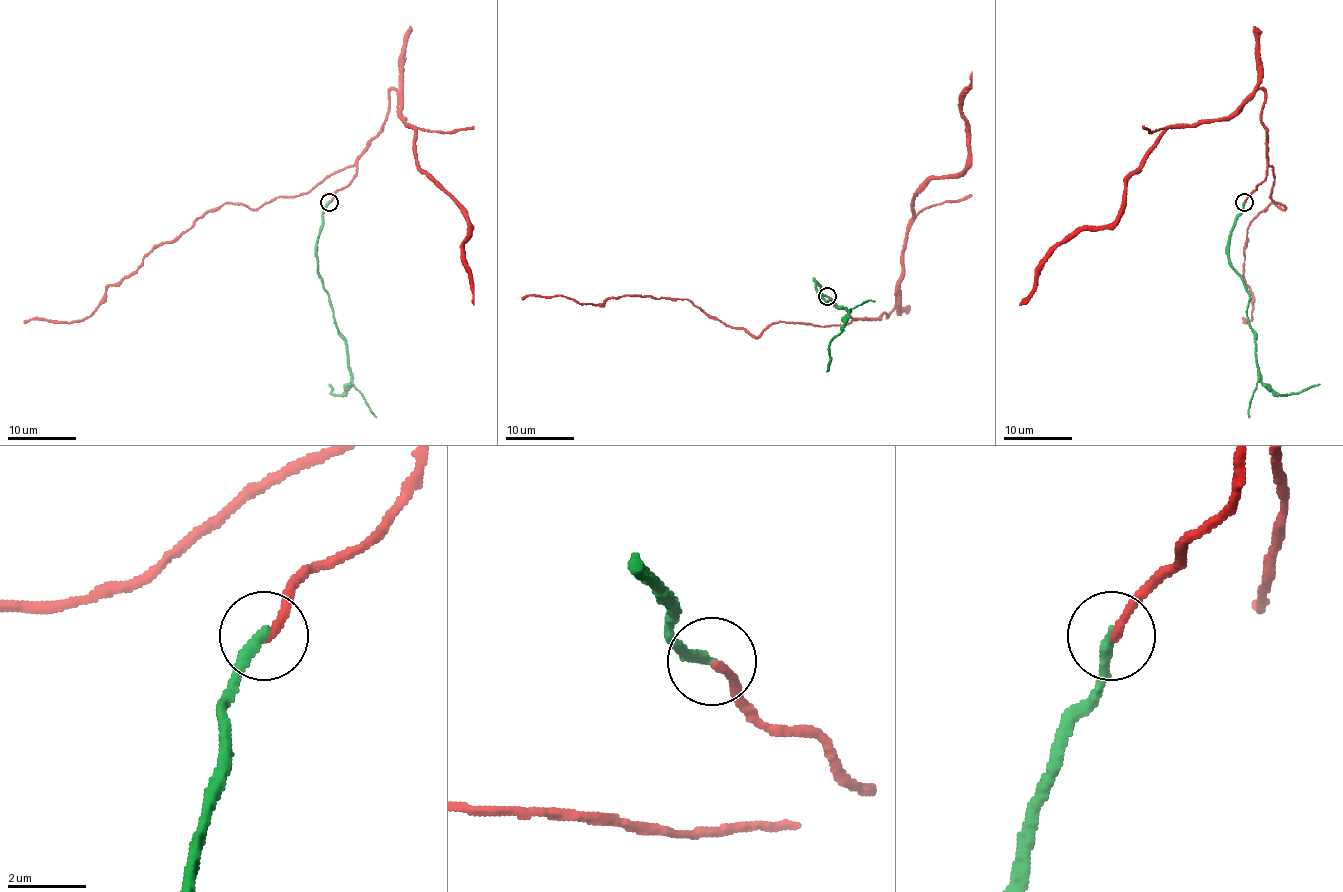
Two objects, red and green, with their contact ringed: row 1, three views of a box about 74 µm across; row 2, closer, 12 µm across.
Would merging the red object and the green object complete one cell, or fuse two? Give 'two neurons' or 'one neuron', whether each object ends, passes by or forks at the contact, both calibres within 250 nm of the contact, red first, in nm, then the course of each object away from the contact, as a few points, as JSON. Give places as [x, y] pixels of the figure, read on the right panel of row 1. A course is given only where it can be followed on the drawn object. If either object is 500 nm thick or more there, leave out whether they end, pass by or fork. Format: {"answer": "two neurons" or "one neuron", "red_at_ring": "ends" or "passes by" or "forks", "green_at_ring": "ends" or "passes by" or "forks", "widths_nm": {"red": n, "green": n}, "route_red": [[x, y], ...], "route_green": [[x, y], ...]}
{"answer": "one neuron", "red_at_ring": "ends", "green_at_ring": "ends", "widths_nm": {"red": 220, "green": 320}, "route_red": [[1245, 202], [1267, 171], [1257, 89], [1227, 116], [1167, 128], [1126, 182], [1114, 221], [1068, 235], [1020, 305]], "route_green": [[1245, 202], [1229, 240], [1229, 266], [1248, 293], [1246, 317], [1255, 338], [1260, 379], [1281, 394], [1320, 384]]}

